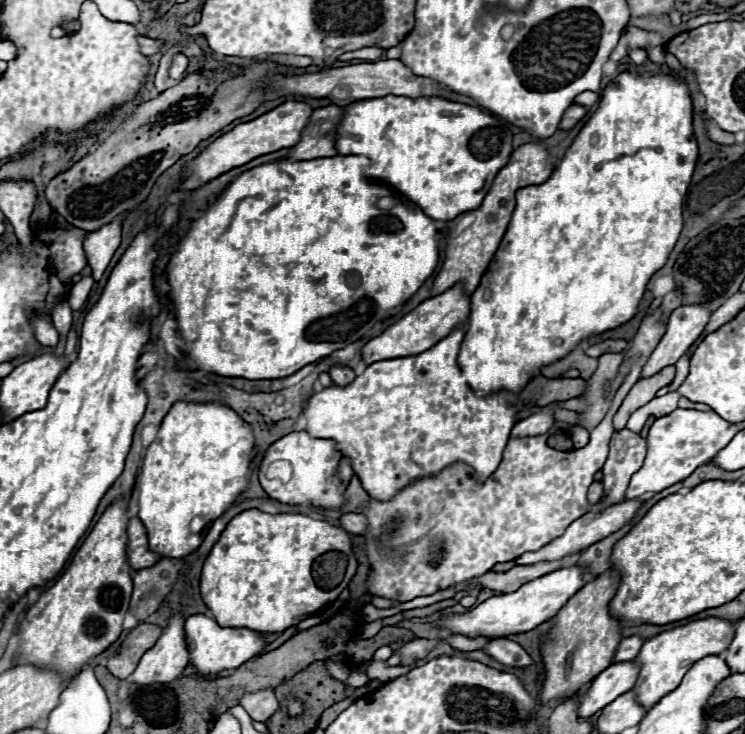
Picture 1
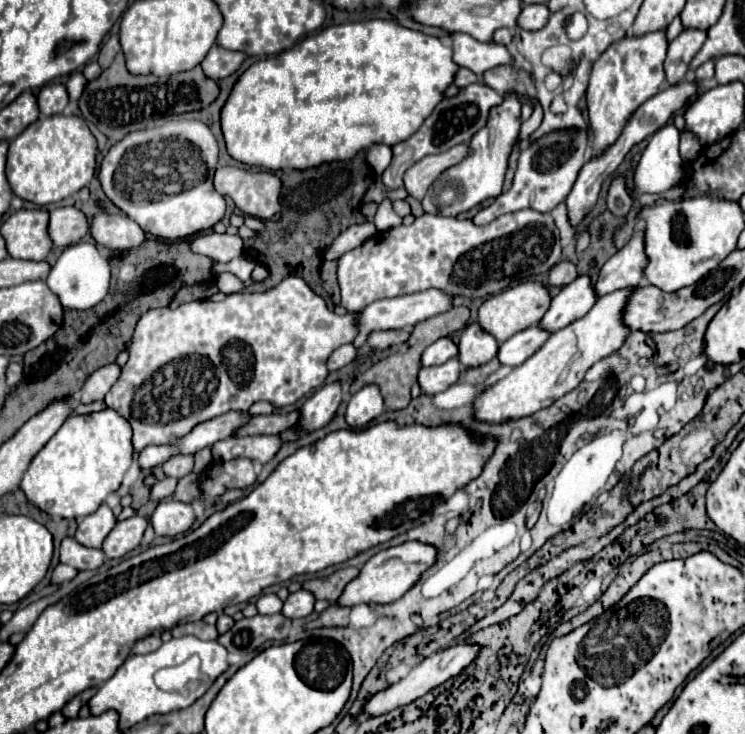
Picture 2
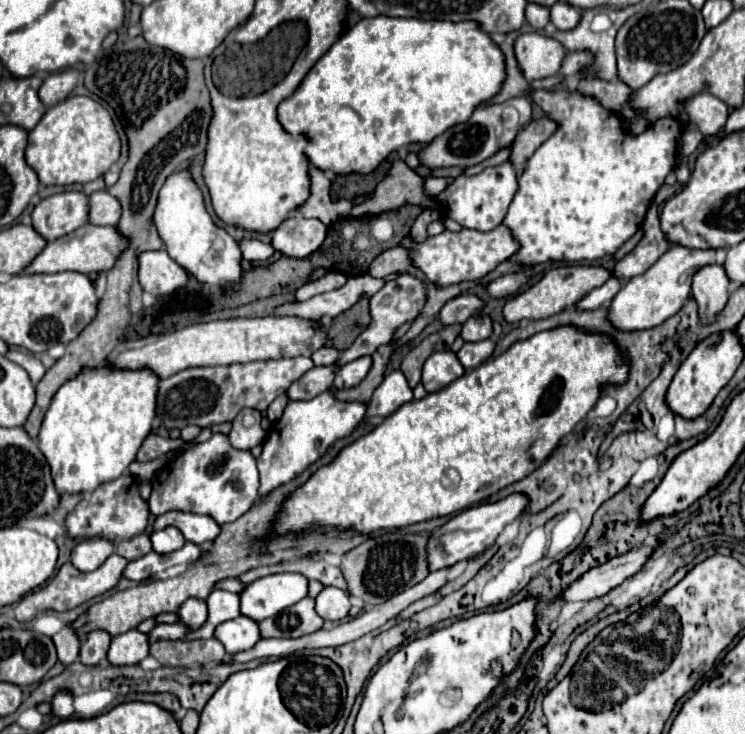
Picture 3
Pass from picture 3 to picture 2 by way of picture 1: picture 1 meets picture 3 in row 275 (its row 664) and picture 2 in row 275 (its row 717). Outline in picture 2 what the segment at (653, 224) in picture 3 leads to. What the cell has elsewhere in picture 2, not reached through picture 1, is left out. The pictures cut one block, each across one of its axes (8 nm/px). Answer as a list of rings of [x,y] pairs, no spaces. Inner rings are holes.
[[[582,274],[552,298],[552,306],[540,320],[540,326],[550,332],[558,332],[570,322],[582,318],[596,304],[596,300],[598,296],[592,278],[588,274]]]

